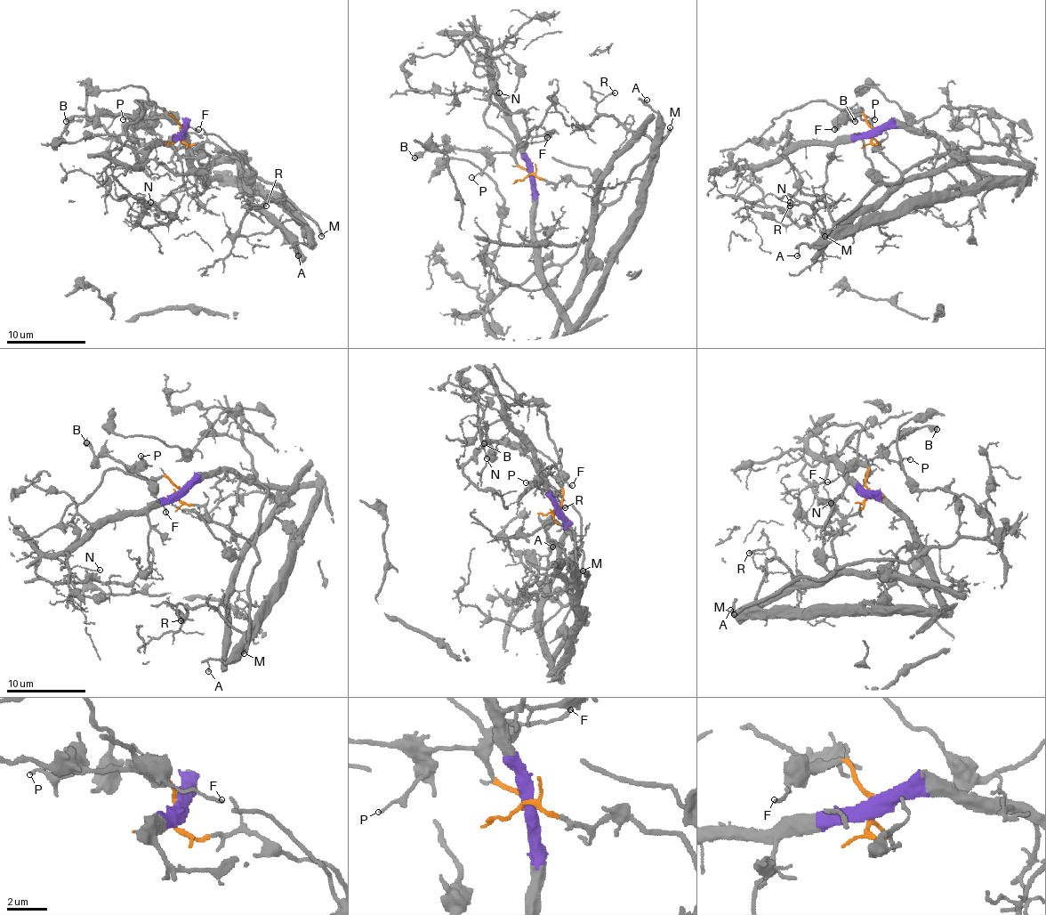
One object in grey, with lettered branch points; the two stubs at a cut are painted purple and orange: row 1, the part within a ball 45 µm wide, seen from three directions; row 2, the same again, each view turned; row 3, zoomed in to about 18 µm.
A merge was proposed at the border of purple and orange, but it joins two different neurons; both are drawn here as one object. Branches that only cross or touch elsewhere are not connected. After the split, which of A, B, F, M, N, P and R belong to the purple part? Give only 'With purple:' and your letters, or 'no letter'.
With purple: A, N, R

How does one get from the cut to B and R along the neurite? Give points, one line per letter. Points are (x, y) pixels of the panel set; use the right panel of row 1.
B: (873, 132), (861, 114), (849, 117), (846, 114), (841, 119), (849, 116), (856, 122)
R: (873, 132), (919, 127), (976, 169), (1021, 179), (948, 189), (849, 226), (840, 226), (822, 200), (791, 206)

